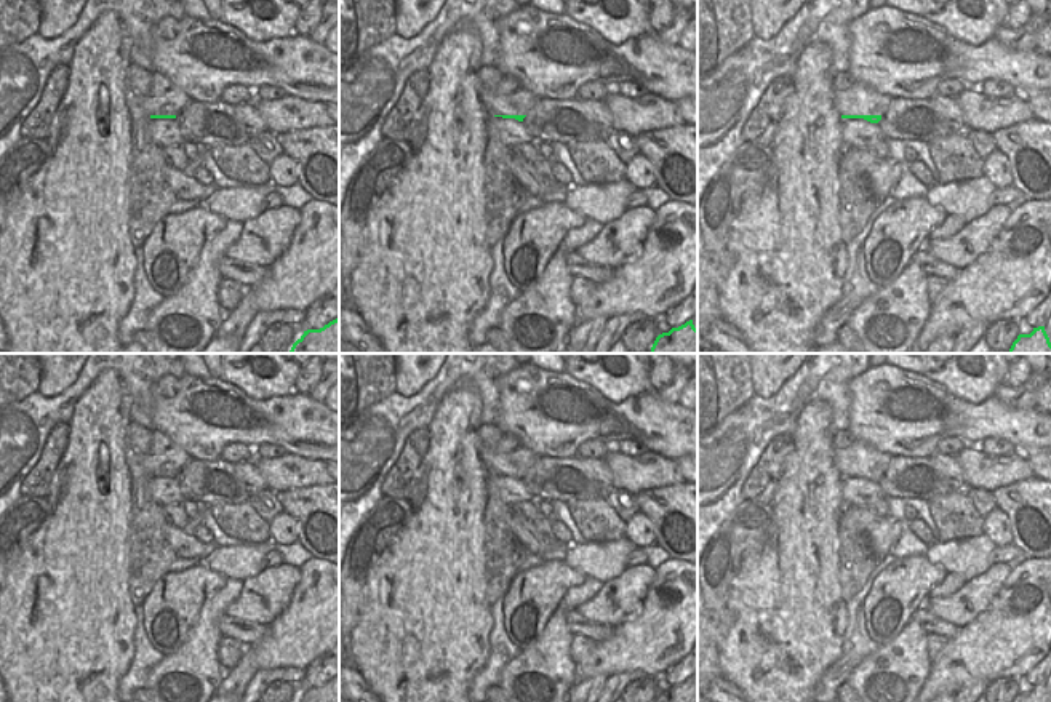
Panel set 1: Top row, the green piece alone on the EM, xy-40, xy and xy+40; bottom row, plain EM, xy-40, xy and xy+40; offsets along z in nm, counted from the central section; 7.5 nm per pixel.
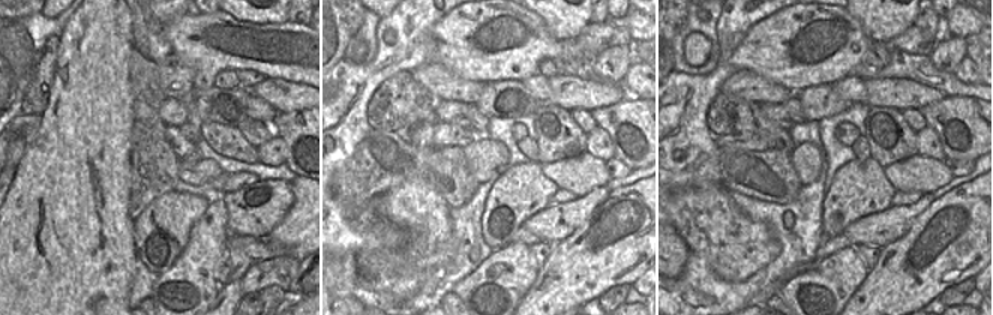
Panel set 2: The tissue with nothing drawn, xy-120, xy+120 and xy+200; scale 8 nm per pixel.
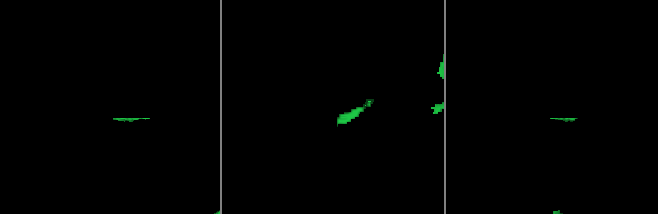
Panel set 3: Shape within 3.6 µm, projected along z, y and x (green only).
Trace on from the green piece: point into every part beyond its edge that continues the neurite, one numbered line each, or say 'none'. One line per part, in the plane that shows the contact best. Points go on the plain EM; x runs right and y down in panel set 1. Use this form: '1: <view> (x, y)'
none

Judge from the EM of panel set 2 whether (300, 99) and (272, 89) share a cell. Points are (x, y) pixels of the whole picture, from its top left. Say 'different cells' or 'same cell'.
same cell

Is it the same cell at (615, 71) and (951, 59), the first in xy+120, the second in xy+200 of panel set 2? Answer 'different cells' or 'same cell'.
same cell

